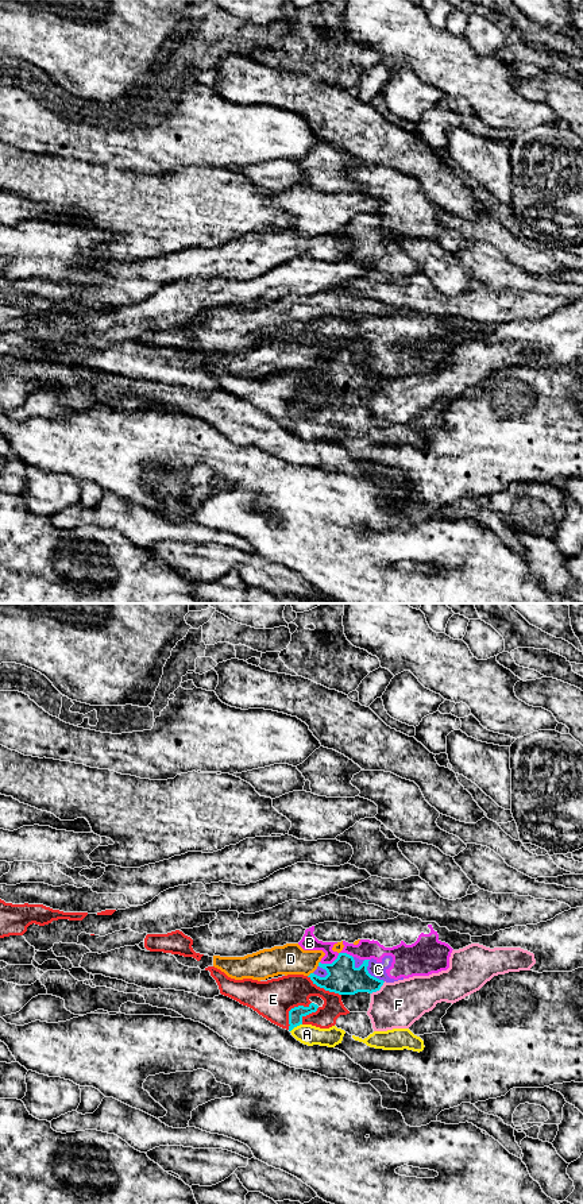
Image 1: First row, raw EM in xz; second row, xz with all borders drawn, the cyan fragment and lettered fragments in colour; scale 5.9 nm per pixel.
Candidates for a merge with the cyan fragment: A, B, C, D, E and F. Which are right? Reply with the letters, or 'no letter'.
no letter

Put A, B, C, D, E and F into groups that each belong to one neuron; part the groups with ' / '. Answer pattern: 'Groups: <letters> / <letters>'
Groups: A E / B C / D / F

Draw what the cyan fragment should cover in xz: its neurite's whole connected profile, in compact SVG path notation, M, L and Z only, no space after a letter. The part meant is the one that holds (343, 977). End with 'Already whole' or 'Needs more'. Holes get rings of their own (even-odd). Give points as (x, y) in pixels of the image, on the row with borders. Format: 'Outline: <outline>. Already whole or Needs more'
Outline: M339 953L332 964L321 964L318 966L327 970L325 977L310 973L308 977L320 988L339 995L355 995L358 992L377 992L383 985L383 980L371 976L367 970L370 960L356 968L355 960L347 953Z. Already whole

